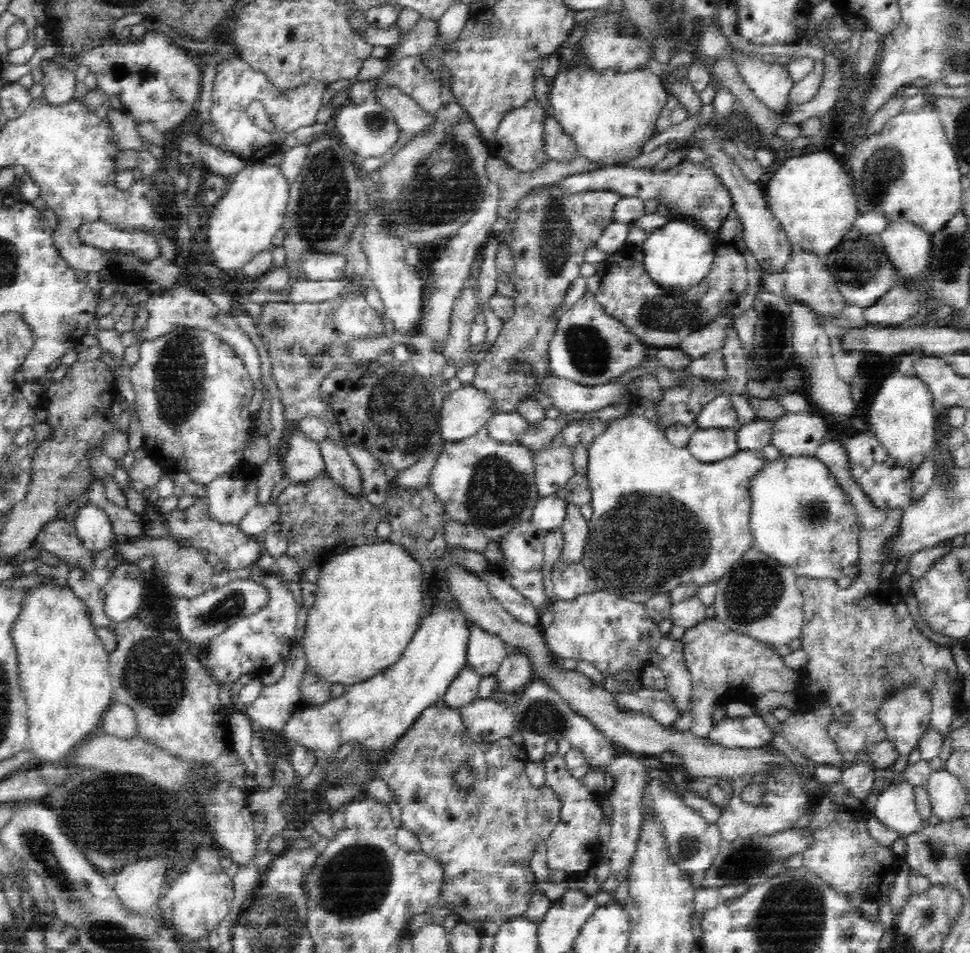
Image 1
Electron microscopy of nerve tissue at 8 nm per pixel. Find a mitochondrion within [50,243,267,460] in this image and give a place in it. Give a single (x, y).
(178, 375)

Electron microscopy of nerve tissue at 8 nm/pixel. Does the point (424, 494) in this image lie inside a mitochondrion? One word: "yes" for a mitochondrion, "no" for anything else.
no

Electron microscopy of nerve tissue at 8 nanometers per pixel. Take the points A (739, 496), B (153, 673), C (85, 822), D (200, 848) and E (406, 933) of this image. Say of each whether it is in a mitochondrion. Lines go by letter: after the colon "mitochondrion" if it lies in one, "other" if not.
A: other
B: mitochondrion
C: other
D: other
E: other

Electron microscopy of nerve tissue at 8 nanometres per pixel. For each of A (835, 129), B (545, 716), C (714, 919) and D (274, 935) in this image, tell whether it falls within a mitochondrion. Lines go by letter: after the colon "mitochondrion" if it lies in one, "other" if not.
A: other
B: mitochondrion
C: other
D: mitochondrion

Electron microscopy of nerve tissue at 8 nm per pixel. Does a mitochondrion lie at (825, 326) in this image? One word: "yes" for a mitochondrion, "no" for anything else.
no

